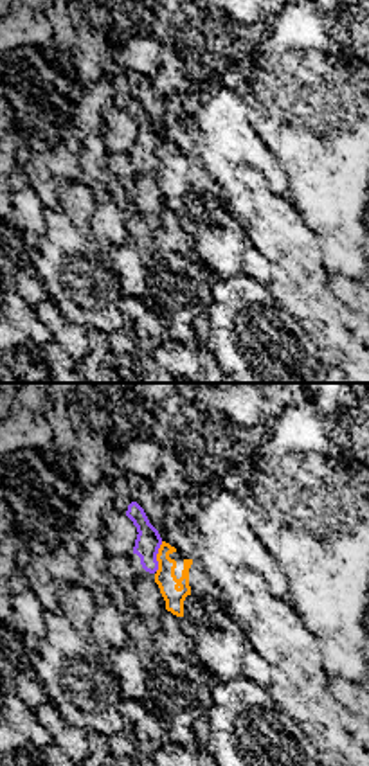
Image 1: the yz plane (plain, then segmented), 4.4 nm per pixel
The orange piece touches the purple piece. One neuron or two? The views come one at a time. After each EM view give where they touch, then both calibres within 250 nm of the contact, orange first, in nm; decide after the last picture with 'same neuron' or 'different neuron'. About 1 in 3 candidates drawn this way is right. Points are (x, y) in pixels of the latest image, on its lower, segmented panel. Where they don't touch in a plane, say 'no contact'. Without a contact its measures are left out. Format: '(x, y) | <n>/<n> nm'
(157, 556) | 90/120 nm

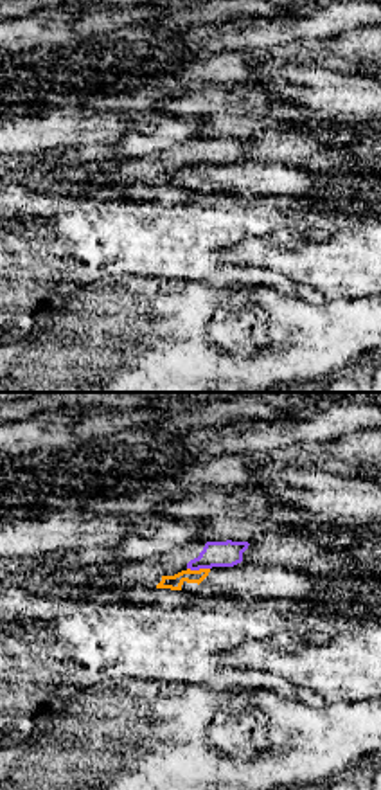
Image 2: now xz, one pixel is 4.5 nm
(200, 569) | 70/120 nm

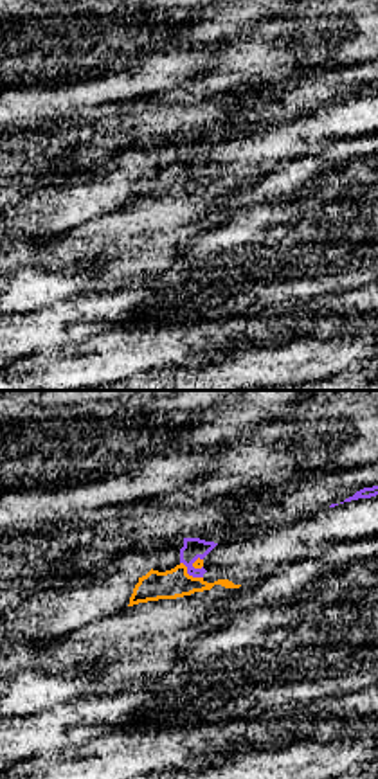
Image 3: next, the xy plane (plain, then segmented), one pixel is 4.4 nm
(188, 574) | 130/100 nm

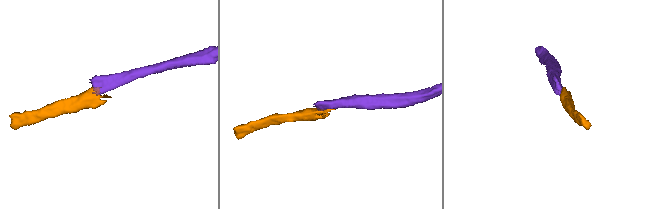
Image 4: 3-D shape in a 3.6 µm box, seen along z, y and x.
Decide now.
different neuron

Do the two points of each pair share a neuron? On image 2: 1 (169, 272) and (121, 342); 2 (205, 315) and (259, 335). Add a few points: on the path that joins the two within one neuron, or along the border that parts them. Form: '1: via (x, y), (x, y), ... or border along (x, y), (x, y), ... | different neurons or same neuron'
1: border along (121, 274), (203, 283) | different neurons
2: via (218, 317), (236, 319), (247, 330) | same neuron

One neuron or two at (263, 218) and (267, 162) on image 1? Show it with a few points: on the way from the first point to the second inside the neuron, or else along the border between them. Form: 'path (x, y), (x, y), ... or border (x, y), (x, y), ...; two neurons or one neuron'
border (251, 166), (276, 193), (285, 196); two neurons

